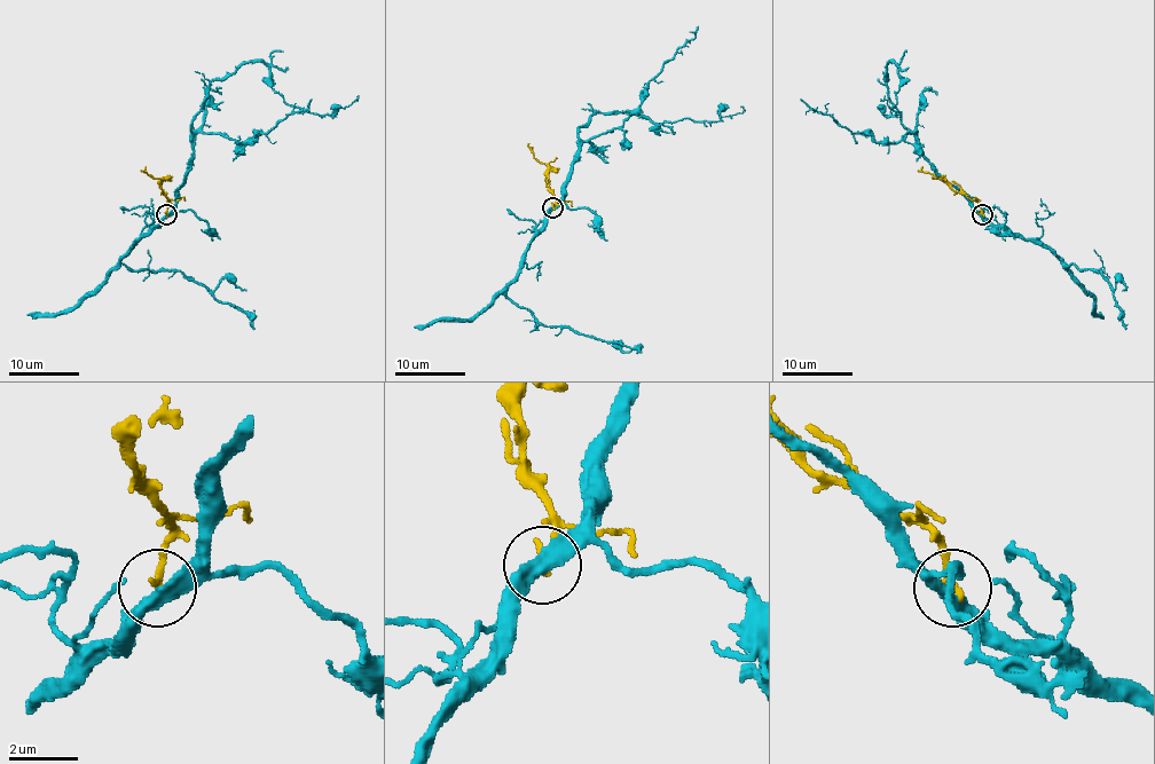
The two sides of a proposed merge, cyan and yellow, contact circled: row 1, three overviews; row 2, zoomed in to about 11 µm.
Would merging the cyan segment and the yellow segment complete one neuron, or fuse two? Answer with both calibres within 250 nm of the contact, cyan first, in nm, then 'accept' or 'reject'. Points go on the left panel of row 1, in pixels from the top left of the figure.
400 nm thick on the cyan side, 280 nm on the other; reject

